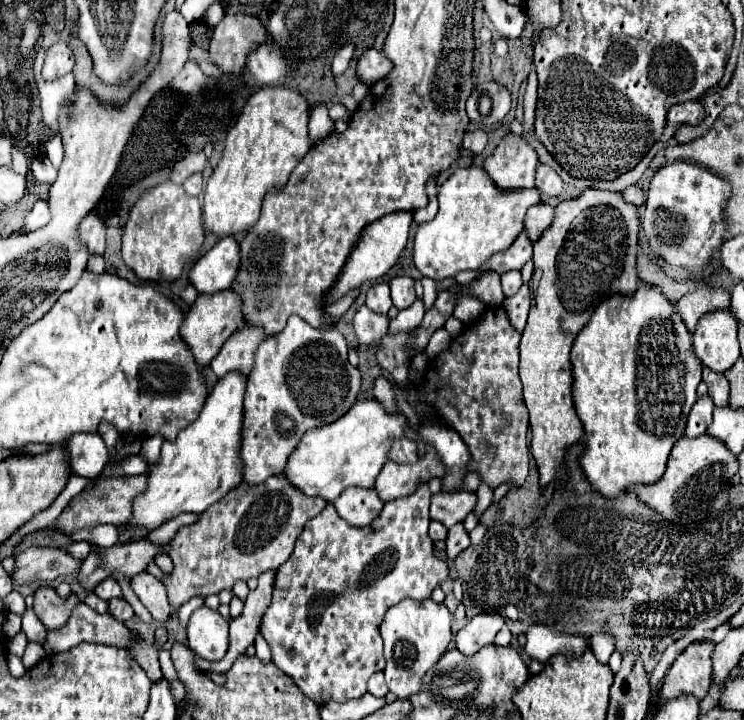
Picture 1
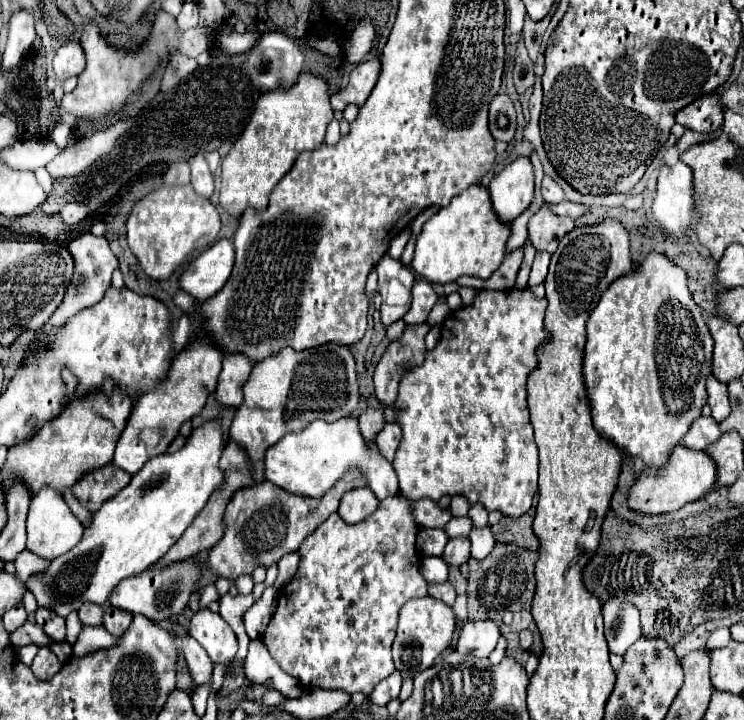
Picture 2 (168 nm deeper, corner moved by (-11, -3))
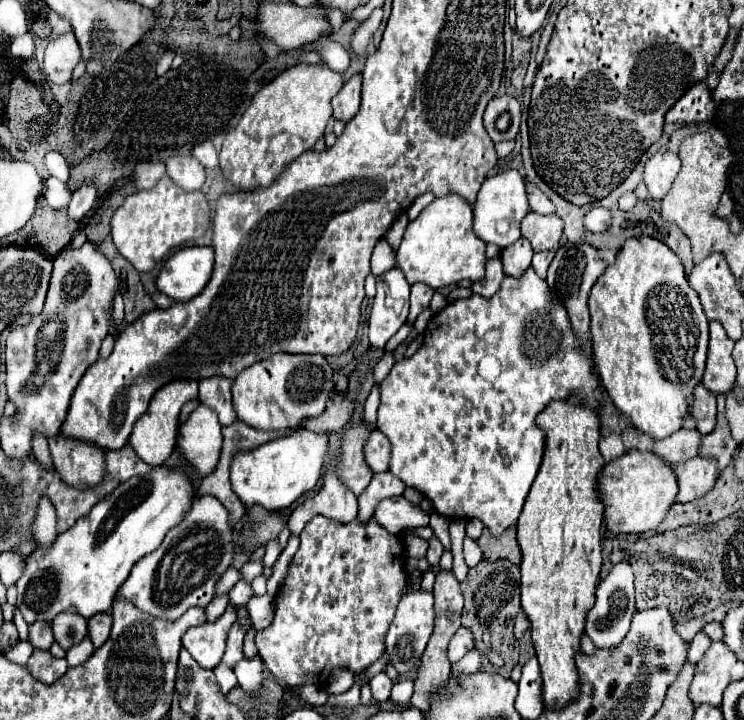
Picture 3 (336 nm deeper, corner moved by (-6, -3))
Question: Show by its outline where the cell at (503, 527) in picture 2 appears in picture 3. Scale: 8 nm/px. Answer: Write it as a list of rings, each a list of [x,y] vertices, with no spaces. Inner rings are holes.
[[[515,527],[503,531],[499,537],[493,537],[491,531],[485,529],[483,535],[477,539],[477,545],[481,547],[485,559],[509,559],[521,563],[521,547],[517,543]]]

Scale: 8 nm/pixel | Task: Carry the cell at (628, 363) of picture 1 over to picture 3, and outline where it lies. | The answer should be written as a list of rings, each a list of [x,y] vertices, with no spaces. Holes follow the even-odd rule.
[[[651,237],[629,239],[623,245],[623,249],[619,251],[617,261],[611,267],[607,267],[605,273],[593,285],[593,289],[589,293],[589,315],[591,315],[591,347],[593,347],[595,369],[599,373],[599,379],[603,383],[607,395],[611,397],[611,401],[619,409],[619,413],[631,419],[635,431],[645,433],[645,435],[649,435],[653,439],[665,439],[667,435],[679,431],[683,427],[683,419],[691,413],[693,391],[701,383],[701,377],[703,377],[703,371],[705,371],[705,359],[707,359],[707,317],[705,317],[705,313],[701,309],[697,293],[691,289],[691,285],[687,281],[687,275],[683,271],[683,265],[681,265],[679,257],[665,243],[661,243],[657,239],[651,239]]]

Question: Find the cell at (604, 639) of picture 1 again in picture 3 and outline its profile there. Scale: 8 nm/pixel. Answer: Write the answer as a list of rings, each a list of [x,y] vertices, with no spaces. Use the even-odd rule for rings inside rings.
[[[617,563],[611,569],[611,573],[607,575],[607,579],[599,581],[599,585],[595,589],[595,597],[597,597],[597,601],[595,601],[595,607],[591,609],[591,613],[587,615],[585,633],[599,649],[617,647],[625,639],[629,625],[631,625],[631,617],[635,613],[635,591],[633,591],[631,567],[627,563]]]

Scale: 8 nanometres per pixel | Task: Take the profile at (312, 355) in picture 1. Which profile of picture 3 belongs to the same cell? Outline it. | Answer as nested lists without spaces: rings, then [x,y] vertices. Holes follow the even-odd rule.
[[[277,353],[239,373],[233,383],[233,407],[237,419],[257,431],[291,431],[305,419],[319,417],[335,391],[333,367],[323,355]]]

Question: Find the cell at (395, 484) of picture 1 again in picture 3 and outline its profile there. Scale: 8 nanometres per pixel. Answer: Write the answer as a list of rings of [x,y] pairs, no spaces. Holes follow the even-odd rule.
[[[529,269],[523,277],[505,277],[503,279],[503,289],[499,289],[499,293],[495,293],[495,297],[485,299],[481,295],[471,295],[469,299],[457,299],[455,303],[447,305],[445,309],[441,309],[439,313],[435,313],[425,329],[425,339],[423,345],[417,353],[413,353],[409,359],[397,361],[393,365],[393,369],[389,371],[389,375],[383,379],[381,383],[381,405],[379,405],[379,415],[377,415],[377,427],[379,431],[383,431],[389,441],[391,441],[391,465],[389,471],[399,477],[405,487],[417,489],[419,493],[423,493],[435,507],[437,513],[449,517],[449,519],[471,519],[477,517],[483,521],[483,525],[493,533],[493,535],[501,535],[507,527],[515,525],[523,503],[527,499],[527,493],[531,489],[531,483],[537,475],[537,469],[541,465],[541,457],[543,457],[543,431],[539,431],[535,427],[535,417],[537,413],[551,401],[551,399],[567,399],[573,393],[579,393],[579,397],[583,401],[587,401],[591,407],[595,407],[599,411],[599,399],[595,397],[595,389],[599,385],[597,377],[593,375],[591,369],[591,359],[581,357],[579,347],[577,347],[577,339],[571,333],[571,325],[569,325],[569,317],[567,311],[563,309],[563,305],[553,299],[553,295],[549,293],[549,287],[545,283],[545,279],[537,277],[537,273],[533,269]],[[529,331],[547,331],[547,349],[529,349],[527,347],[527,333]]]

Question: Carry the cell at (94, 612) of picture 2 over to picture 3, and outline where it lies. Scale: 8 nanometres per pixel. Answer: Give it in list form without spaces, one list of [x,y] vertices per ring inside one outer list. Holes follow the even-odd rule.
[[[69,609],[67,613],[61,613],[59,617],[53,619],[53,633],[55,633],[55,641],[63,649],[69,649],[71,645],[85,639],[87,619],[75,613],[75,609]]]

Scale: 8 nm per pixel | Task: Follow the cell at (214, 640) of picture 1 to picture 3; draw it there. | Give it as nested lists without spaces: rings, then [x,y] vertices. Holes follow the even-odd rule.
[[[227,607],[227,611],[217,621],[213,623],[205,621],[203,625],[189,627],[187,633],[183,635],[183,647],[193,655],[193,659],[199,665],[213,669],[225,655],[227,633],[233,623],[235,623],[233,607]]]

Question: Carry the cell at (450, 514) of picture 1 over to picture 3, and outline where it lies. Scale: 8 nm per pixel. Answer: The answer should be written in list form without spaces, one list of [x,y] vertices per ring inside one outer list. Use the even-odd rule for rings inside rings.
[[[403,495],[381,501],[373,515],[391,533],[401,533],[405,529],[417,529],[427,525],[427,513],[407,501]]]

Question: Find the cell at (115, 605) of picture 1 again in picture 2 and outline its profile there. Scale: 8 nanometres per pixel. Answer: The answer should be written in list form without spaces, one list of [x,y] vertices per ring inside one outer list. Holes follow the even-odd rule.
[[[110,605],[104,609],[104,627],[110,635],[120,637],[128,629],[130,623],[132,623],[132,613],[120,611],[120,609],[110,607]]]

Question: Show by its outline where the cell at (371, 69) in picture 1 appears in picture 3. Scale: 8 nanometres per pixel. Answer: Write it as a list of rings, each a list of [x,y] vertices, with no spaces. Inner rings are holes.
[[[355,73],[341,91],[333,97],[333,117],[341,121],[349,121],[359,111],[361,101],[361,73]]]

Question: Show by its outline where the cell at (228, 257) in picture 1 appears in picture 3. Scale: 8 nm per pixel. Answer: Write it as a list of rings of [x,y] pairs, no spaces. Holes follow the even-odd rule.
[[[183,247],[163,265],[157,287],[173,301],[189,301],[197,297],[209,283],[215,267],[213,247]]]

